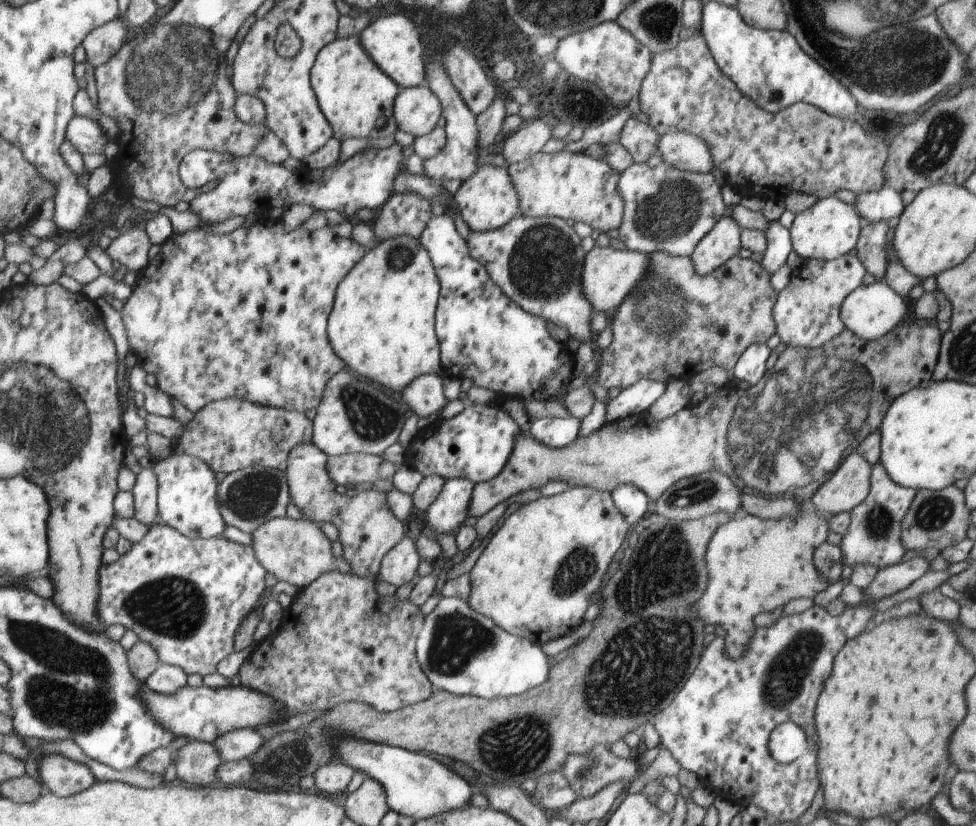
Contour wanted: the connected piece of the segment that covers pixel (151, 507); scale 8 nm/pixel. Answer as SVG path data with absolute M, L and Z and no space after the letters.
M142 469L136 475L132 496L135 502L134 518L150 527L158 521L158 480L153 469Z

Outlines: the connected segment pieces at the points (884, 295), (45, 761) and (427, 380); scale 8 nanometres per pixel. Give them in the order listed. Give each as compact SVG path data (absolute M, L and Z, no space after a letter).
M885 280L873 284L860 285L844 298L840 306L840 320L846 330L865 341L876 340L888 334L898 324L904 322L908 304L903 296L898 296Z
M62 754L42 755L38 761L38 774L45 791L56 793L59 797L78 794L97 780L86 764Z
M426 374L415 378L398 395L399 399L408 406L410 413L428 418L440 412L449 403L444 396L443 375Z

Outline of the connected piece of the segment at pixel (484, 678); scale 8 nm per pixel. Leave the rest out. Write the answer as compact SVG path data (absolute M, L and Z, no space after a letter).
M442 597L437 606L425 616L424 624L416 640L416 656L422 672L430 680L434 690L455 695L472 695L492 700L510 698L536 688L548 678L550 662L541 648L527 638L520 638L500 628L492 619L476 612L465 600Z

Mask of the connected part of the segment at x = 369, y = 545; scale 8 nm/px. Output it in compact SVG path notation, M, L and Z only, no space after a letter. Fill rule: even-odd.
M314 443L298 444L288 454L285 470L289 495L304 519L319 525L337 527L338 539L343 547L343 558L351 566L352 573L361 577L375 578L379 574L384 555L398 544L409 532L406 523L399 521L386 502L386 493L380 490L361 490L355 497L336 491L336 484L327 471L327 460Z

